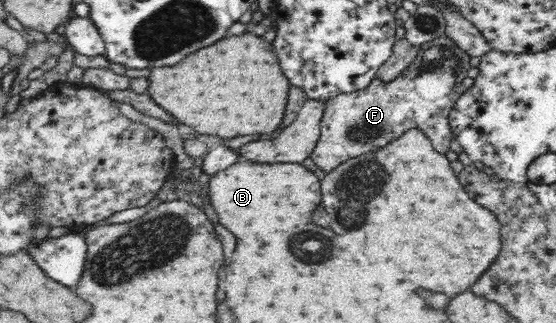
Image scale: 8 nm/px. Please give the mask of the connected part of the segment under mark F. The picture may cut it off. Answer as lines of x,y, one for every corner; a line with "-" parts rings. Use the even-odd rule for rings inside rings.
441,35
429,41
395,80
381,82
375,78
361,90
339,93
329,99
323,110
320,135
310,157
318,168
328,173
347,159
384,147
410,128
423,131
435,150
445,154
454,138
448,113
466,92
463,78
468,76
471,57
447,35

